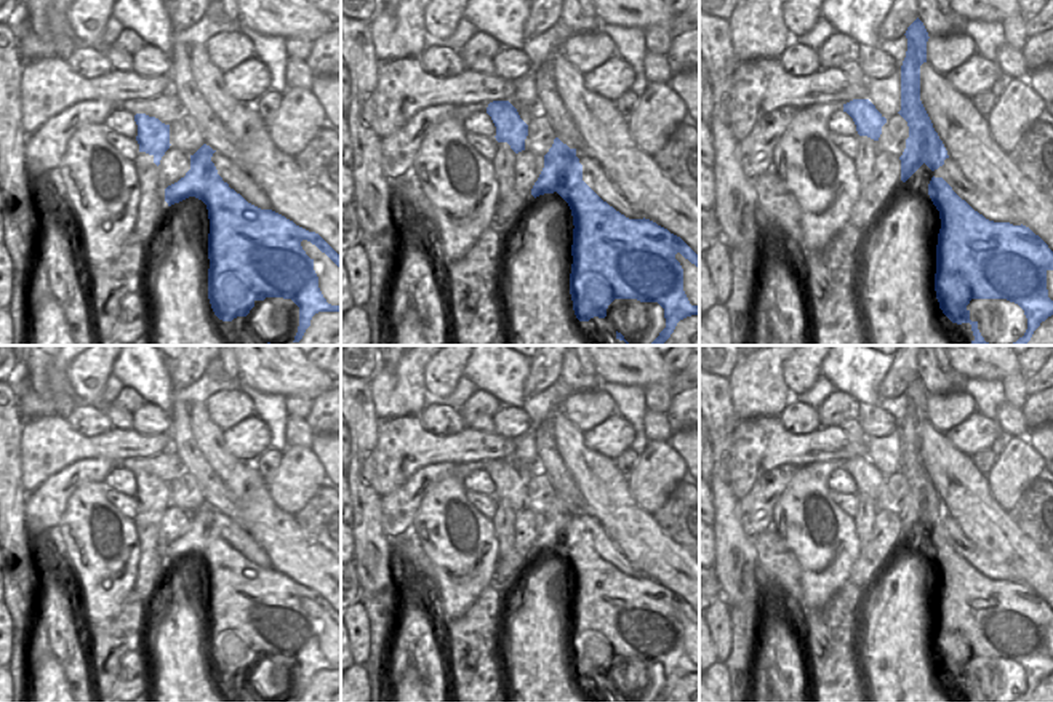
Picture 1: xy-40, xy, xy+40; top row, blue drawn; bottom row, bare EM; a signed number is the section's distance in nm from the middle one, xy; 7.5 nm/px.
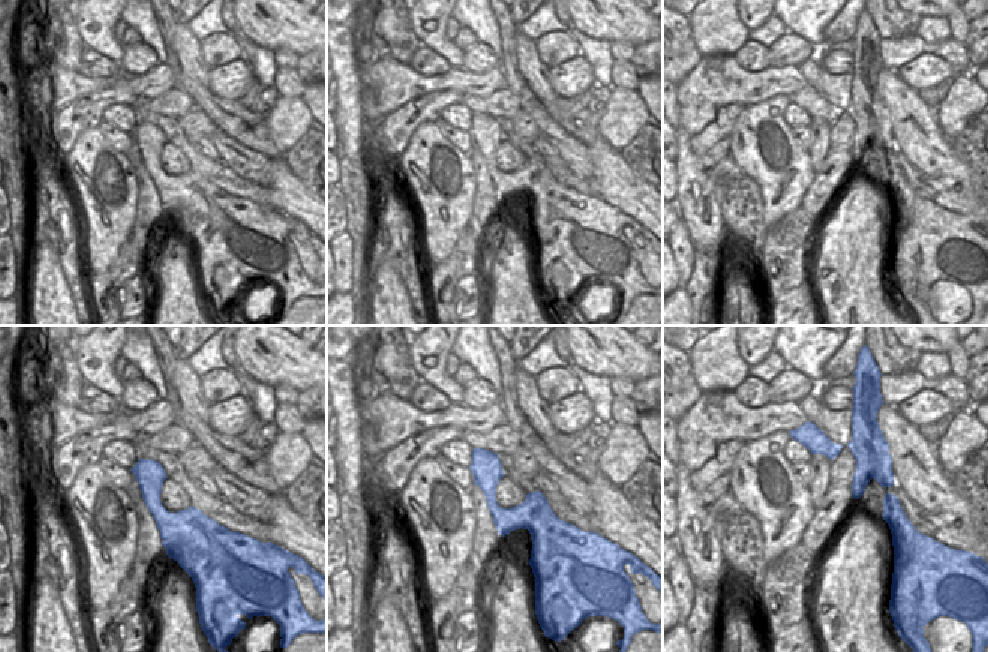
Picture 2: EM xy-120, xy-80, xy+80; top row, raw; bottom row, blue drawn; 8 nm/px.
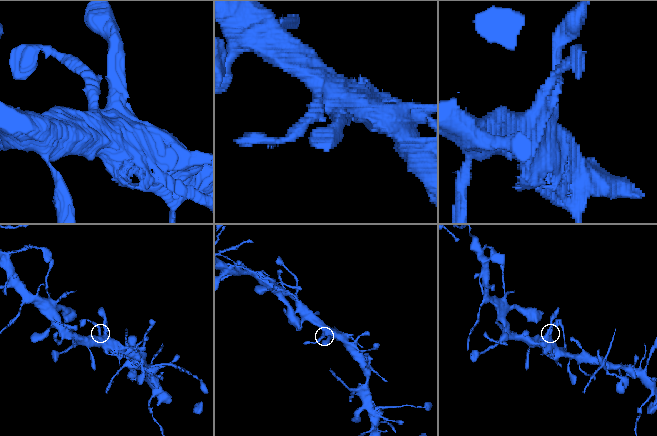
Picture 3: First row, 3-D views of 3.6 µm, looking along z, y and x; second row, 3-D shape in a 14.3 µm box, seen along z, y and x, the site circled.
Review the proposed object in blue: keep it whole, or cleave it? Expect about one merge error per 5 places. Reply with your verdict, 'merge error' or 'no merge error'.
no merge error

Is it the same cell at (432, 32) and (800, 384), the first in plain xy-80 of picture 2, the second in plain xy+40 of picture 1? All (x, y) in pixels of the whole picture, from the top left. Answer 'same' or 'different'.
same

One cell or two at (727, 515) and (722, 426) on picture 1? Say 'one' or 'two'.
one

